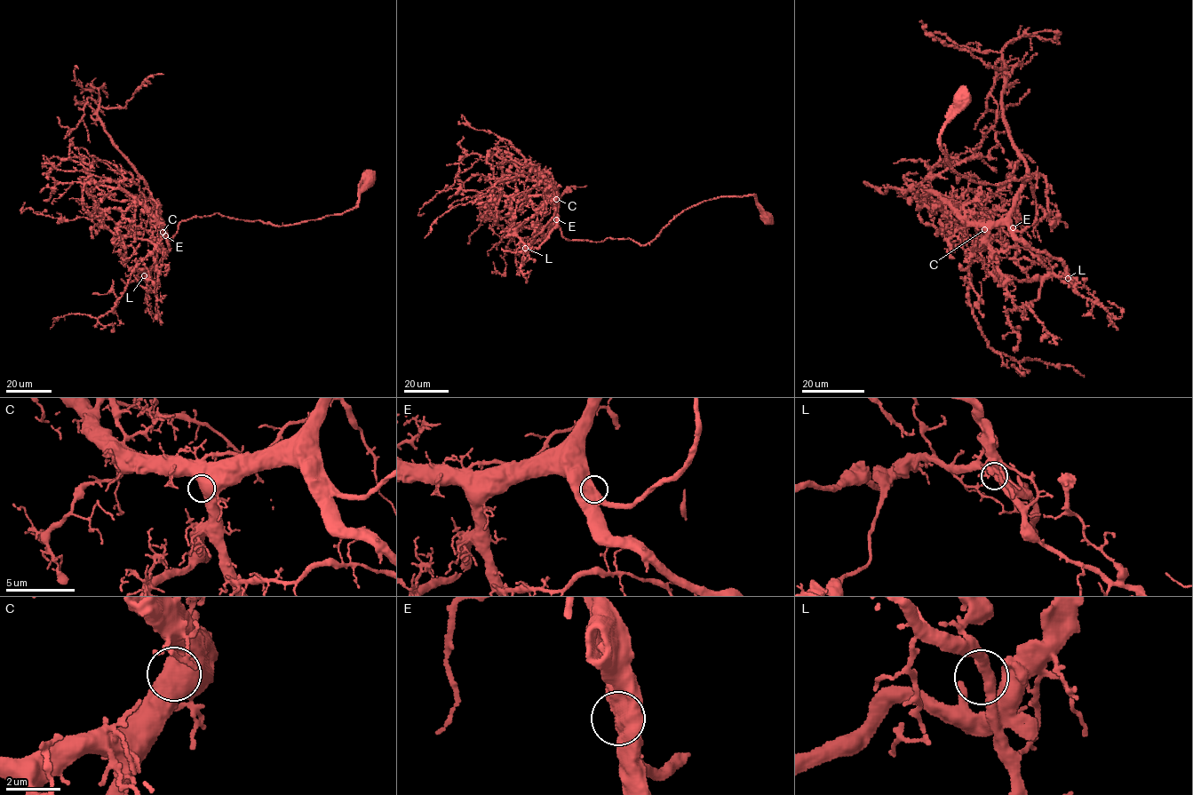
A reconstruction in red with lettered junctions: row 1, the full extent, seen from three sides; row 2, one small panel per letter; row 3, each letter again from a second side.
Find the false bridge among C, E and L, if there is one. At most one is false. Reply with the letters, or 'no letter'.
no letter

